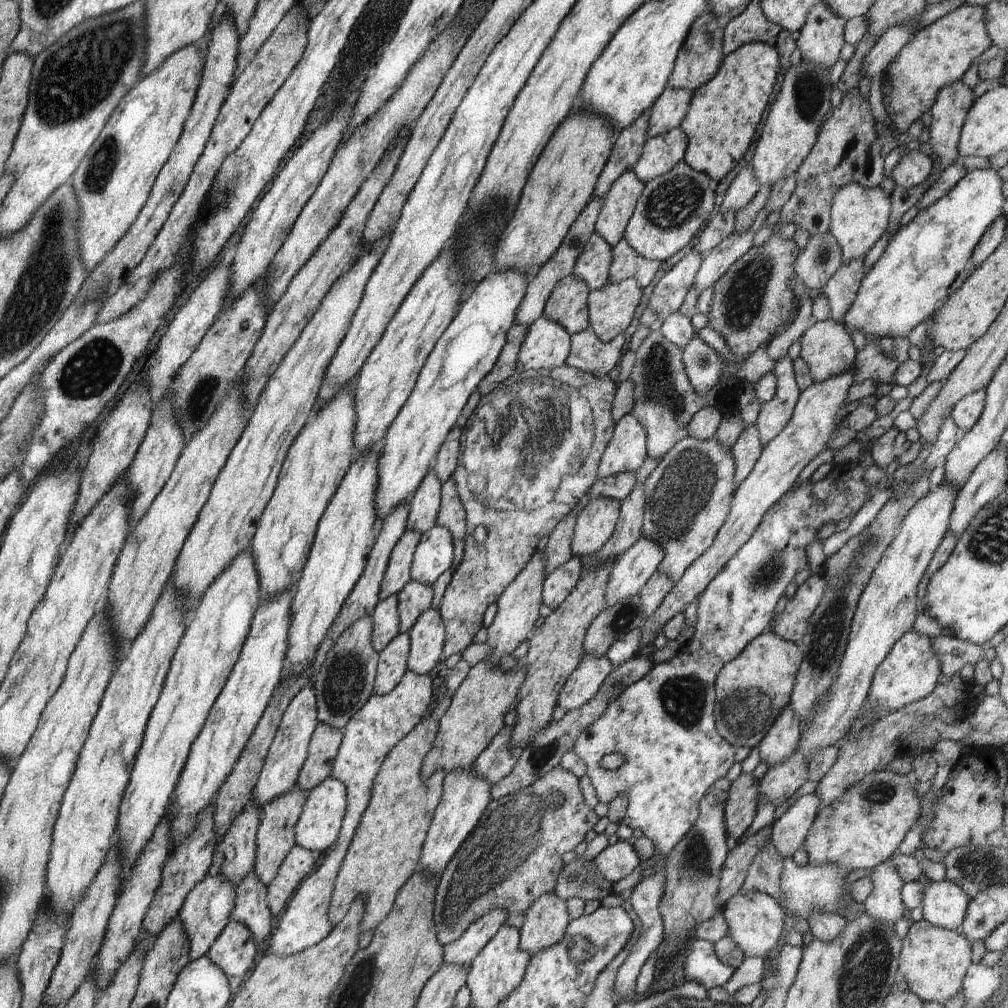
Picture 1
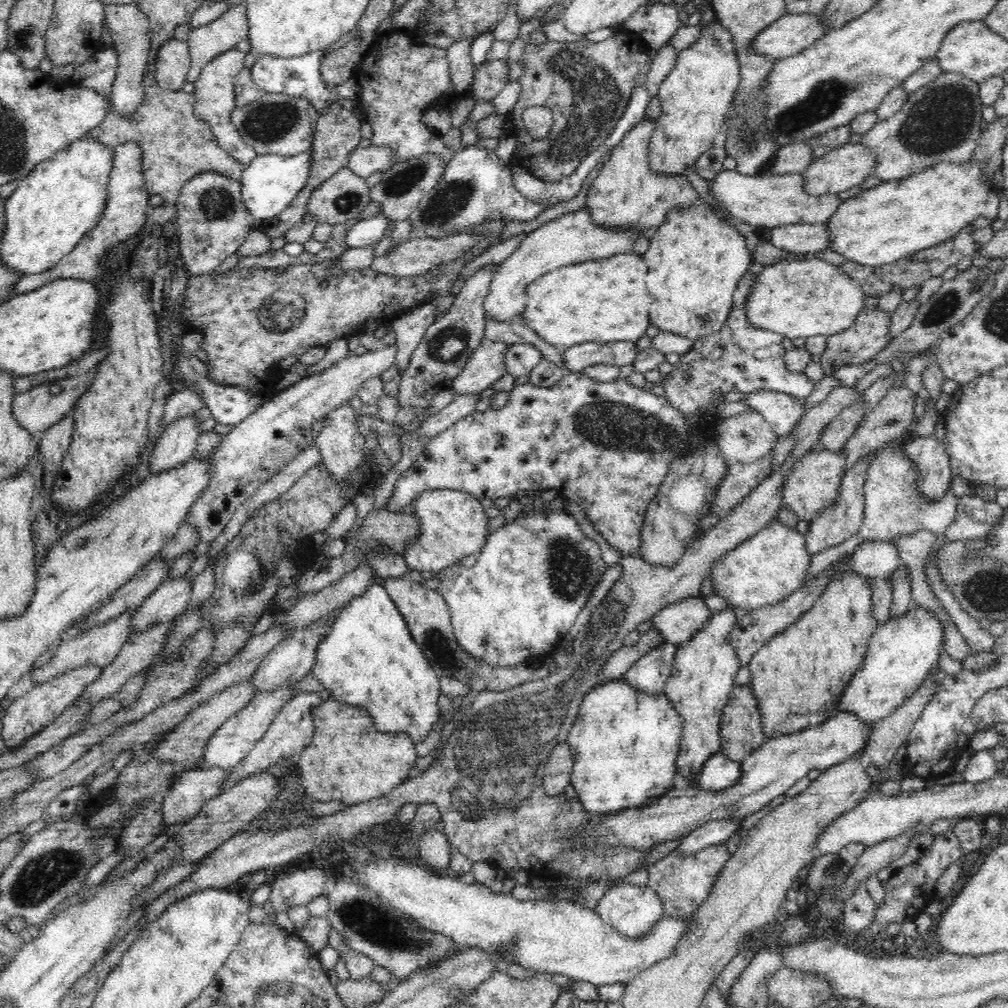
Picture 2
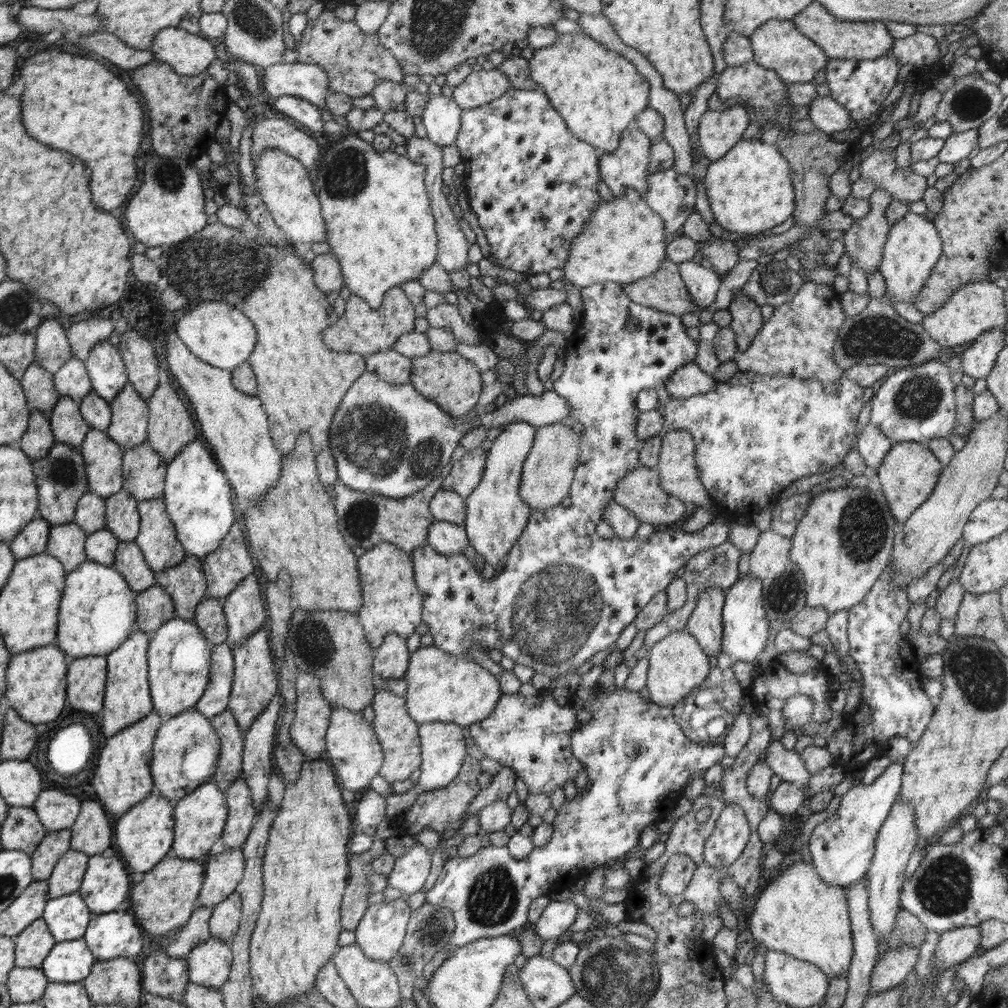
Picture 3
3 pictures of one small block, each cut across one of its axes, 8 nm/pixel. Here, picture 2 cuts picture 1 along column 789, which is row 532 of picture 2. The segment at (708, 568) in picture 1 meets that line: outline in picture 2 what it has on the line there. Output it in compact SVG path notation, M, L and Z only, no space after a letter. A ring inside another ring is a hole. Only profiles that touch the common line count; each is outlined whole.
M426 489L412 500L414 515L418 517L422 532L402 555L411 571L429 576L436 575L452 565L460 564L467 556L480 555L490 534L488 514L480 503L481 499L462 490Z

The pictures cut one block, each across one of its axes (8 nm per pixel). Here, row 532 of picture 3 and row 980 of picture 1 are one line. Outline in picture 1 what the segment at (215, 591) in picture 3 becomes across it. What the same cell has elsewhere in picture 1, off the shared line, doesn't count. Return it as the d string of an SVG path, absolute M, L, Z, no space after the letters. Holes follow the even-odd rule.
M230 921L206 955L227 976L230 992L238 992L244 982L244 974L252 968L256 958L256 945L252 933L238 921Z

